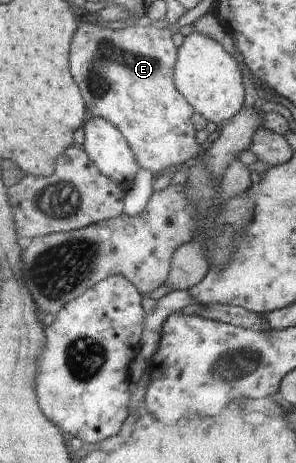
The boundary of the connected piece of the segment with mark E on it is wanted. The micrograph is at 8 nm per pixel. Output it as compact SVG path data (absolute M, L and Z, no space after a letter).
M81 21L70 50L71 73L75 75L89 115L107 119L114 124L126 137L127 144L133 149L141 169L151 171L155 178L162 173L184 167L202 151L195 143L196 130L191 122L194 109L174 87L177 49L171 41L171 34L170 29L157 29L147 22L128 24L124 29L111 30L101 22L91 25Z

